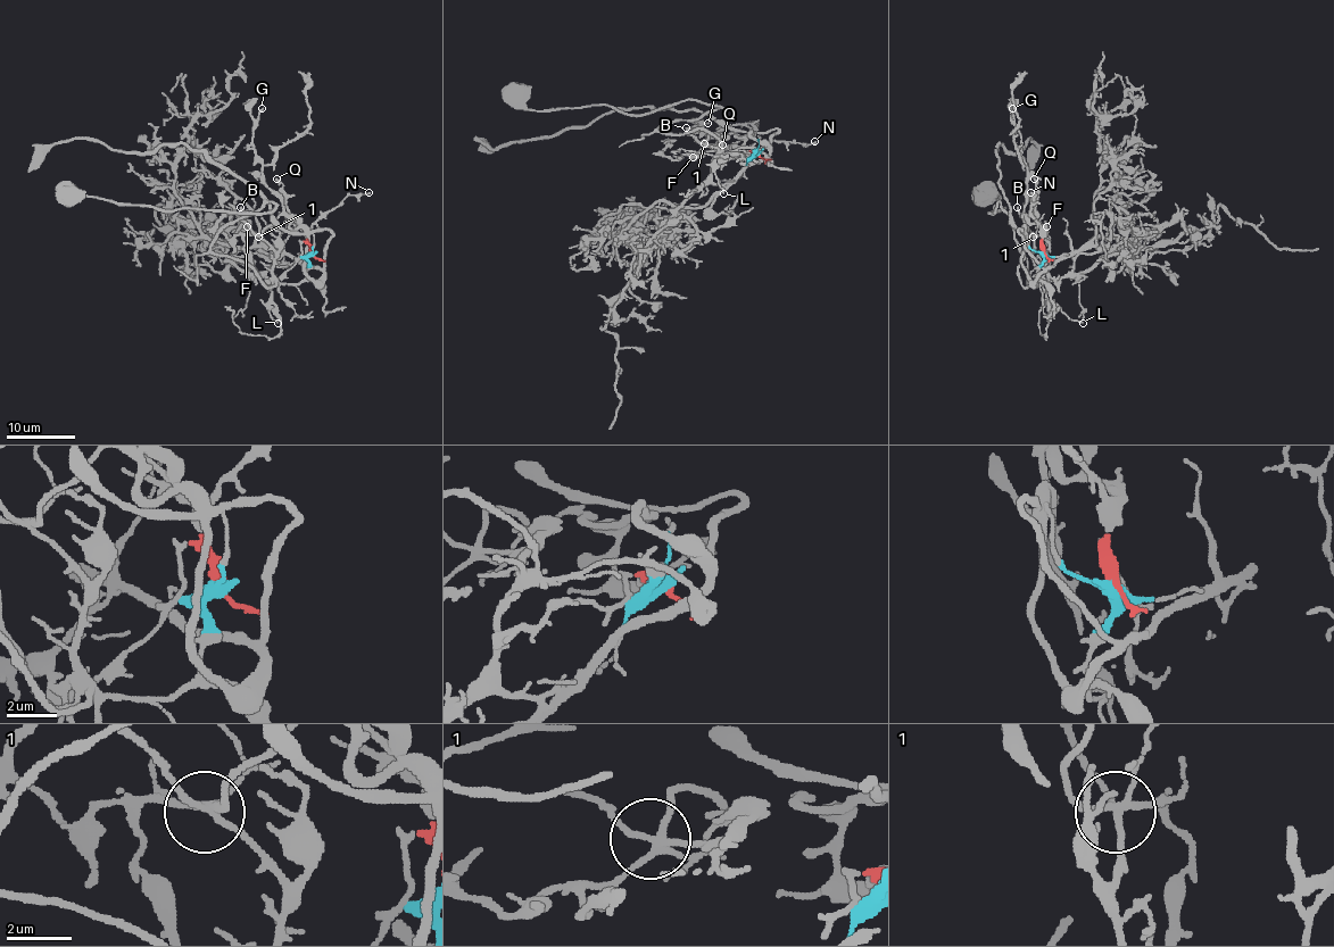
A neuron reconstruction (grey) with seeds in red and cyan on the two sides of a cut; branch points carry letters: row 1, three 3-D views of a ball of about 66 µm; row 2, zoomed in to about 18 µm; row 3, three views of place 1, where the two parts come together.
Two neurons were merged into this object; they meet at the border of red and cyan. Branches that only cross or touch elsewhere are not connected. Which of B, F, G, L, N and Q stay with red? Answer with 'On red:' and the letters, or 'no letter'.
On red: F, G, N, Q

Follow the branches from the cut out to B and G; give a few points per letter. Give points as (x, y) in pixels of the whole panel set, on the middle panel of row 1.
B: (759, 154), (753, 154), (753, 149), (747, 147), (726, 152), (719, 149), (720, 143), (702, 143), (686, 129)
G: (759, 154), (746, 152), (744, 142), (732, 133), (709, 136), (697, 132), (709, 123)

